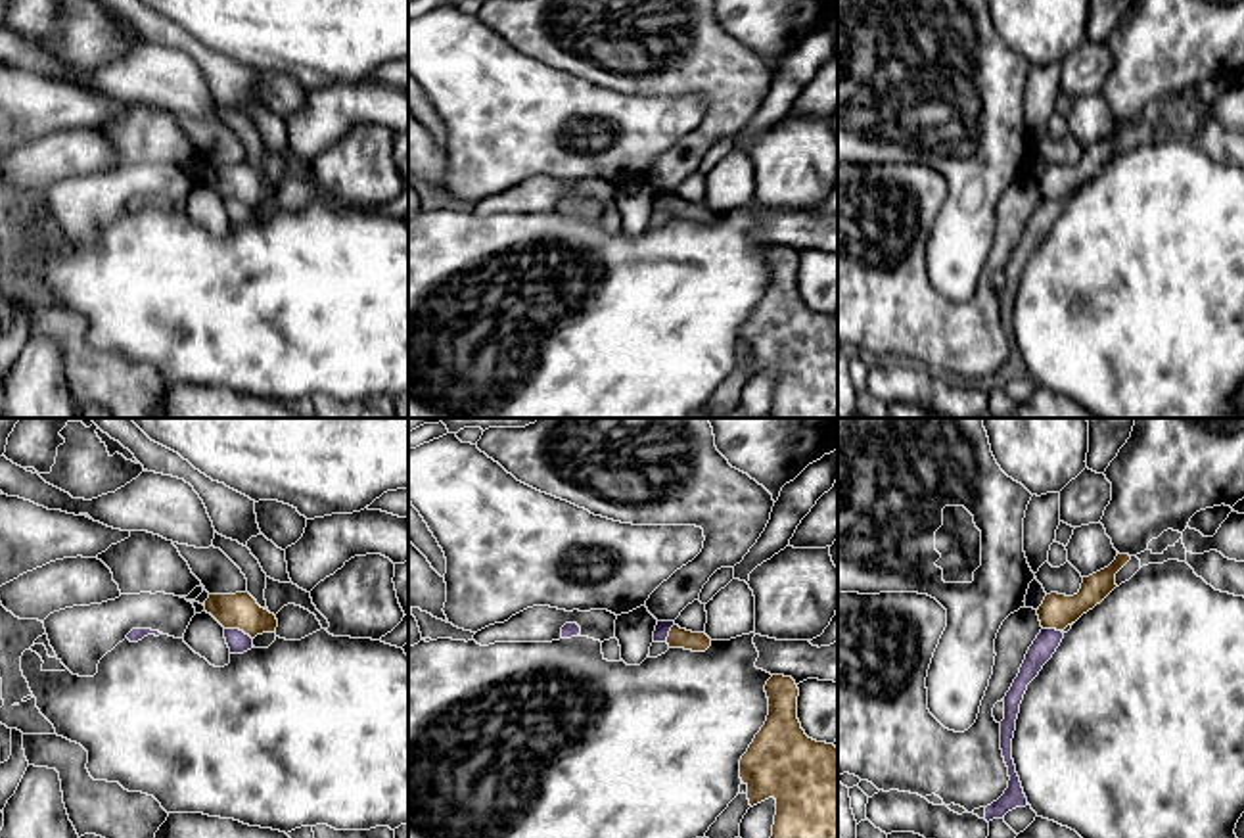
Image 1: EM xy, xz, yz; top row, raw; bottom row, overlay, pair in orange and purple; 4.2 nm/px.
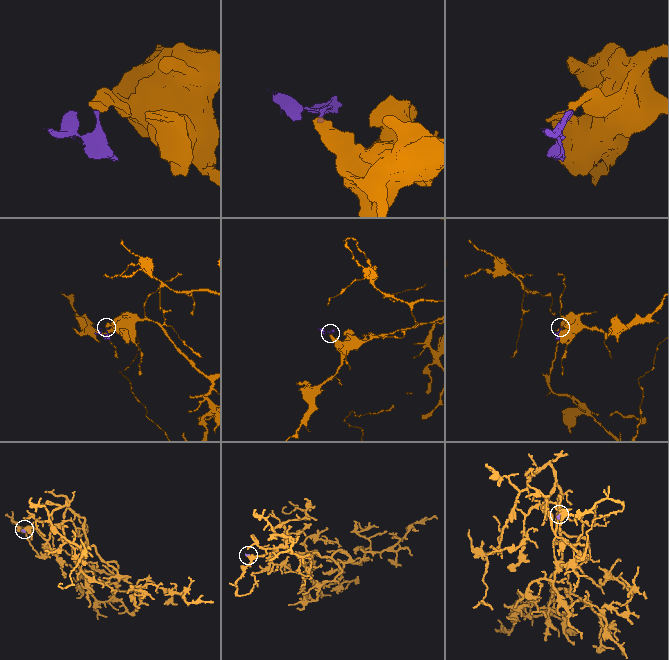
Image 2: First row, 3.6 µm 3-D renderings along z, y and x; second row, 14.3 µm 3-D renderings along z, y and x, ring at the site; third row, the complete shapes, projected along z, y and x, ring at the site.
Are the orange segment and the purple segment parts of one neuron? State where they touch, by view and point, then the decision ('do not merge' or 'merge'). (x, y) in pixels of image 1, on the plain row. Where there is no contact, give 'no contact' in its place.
meets orange in xy at (238, 198); do not merge

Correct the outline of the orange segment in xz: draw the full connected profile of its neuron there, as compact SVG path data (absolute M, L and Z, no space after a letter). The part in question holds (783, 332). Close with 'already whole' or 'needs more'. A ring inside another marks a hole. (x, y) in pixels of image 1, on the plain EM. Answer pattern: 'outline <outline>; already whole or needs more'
outline M772 245L765 263L769 286L740 330L749 376L776 370L772 418L838 418L838 318L805 305L797 290L799 259L792 247Z; already whole

